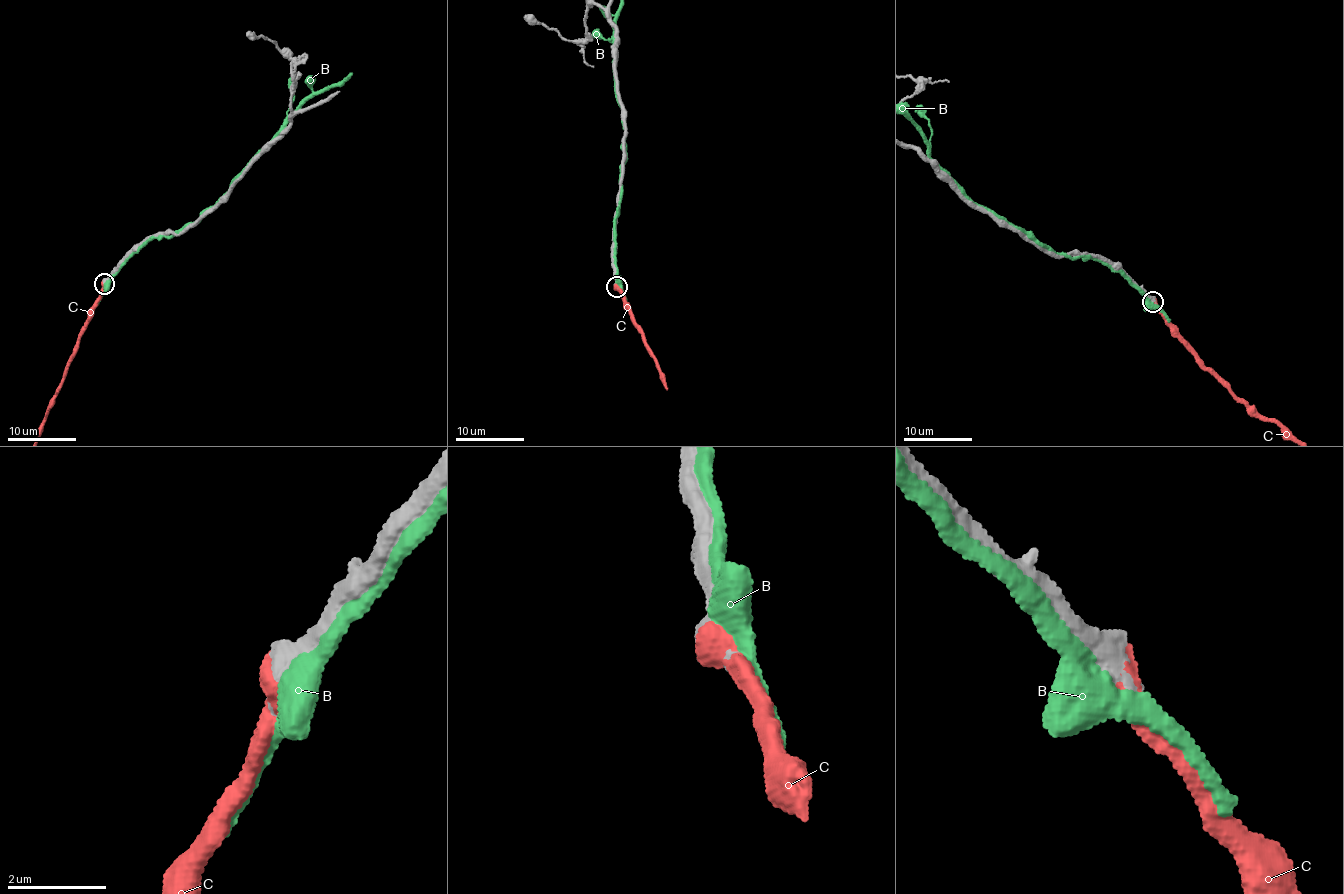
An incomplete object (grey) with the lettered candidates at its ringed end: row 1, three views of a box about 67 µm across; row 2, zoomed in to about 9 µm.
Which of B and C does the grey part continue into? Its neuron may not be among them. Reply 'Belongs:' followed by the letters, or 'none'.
Belongs: C

